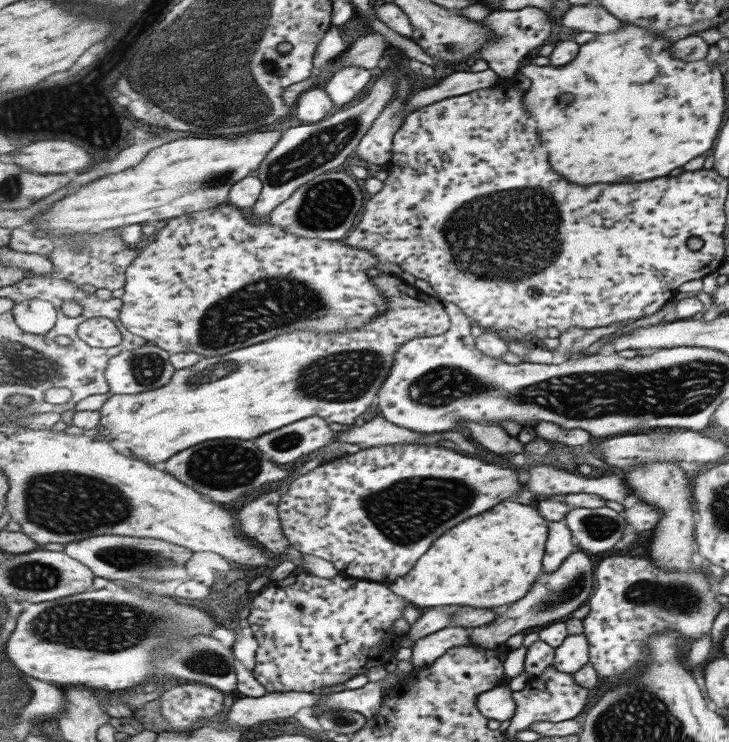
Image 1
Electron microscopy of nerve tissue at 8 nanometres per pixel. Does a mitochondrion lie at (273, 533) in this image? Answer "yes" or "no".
no

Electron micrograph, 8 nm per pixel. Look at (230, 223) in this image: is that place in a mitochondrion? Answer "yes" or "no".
no

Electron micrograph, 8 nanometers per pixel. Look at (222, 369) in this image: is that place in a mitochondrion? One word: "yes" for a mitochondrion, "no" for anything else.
yes

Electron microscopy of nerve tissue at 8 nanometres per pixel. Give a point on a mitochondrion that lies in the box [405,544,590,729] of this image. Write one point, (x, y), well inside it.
(568, 591)

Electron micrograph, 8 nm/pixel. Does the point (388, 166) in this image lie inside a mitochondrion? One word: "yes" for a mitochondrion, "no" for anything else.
no

